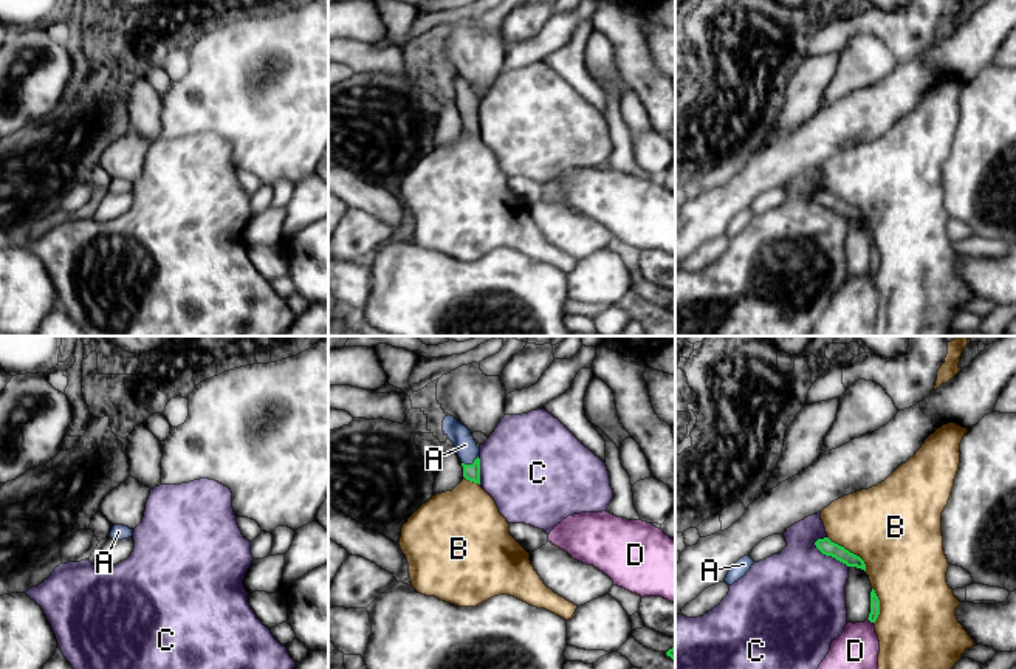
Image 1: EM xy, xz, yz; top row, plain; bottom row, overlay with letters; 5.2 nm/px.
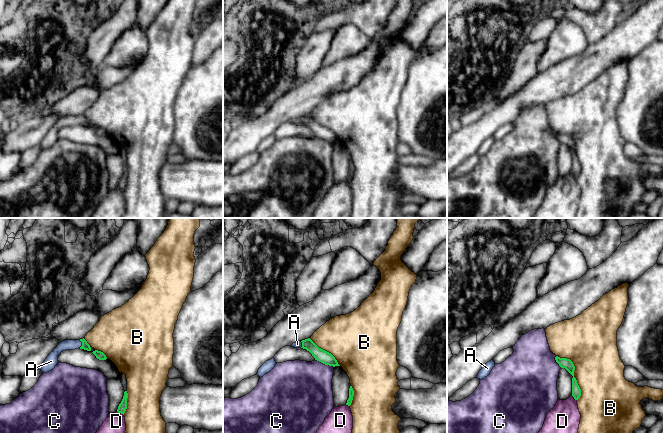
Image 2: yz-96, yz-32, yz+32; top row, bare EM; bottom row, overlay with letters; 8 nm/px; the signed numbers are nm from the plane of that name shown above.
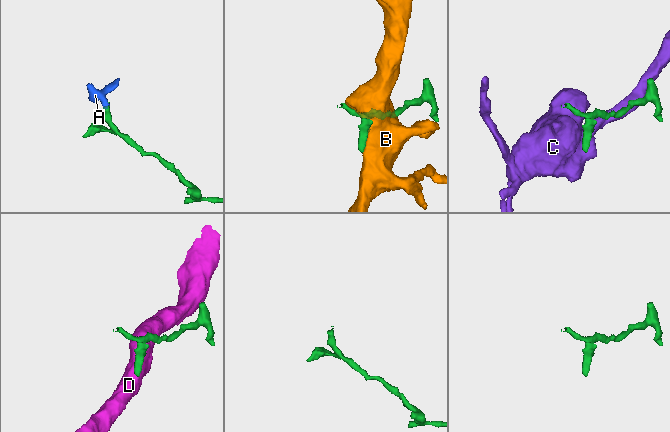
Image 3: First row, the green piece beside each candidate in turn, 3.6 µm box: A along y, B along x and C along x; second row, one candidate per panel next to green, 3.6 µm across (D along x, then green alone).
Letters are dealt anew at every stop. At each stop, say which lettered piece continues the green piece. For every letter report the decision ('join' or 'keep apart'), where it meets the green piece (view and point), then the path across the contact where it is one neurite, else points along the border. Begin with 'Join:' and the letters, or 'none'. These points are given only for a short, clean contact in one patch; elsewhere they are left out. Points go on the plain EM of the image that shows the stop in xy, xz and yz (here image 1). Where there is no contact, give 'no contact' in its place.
Join: A
A: join; meets green in xz at (470, 118); runs through xz (471, 126), (470, 118), (465, 98)
B: keep apart; meets green in yz at (849, 205)
C: keep apart; meets green in yz at (830, 208)
D: keep apart; meets green in yz at (871, 274)

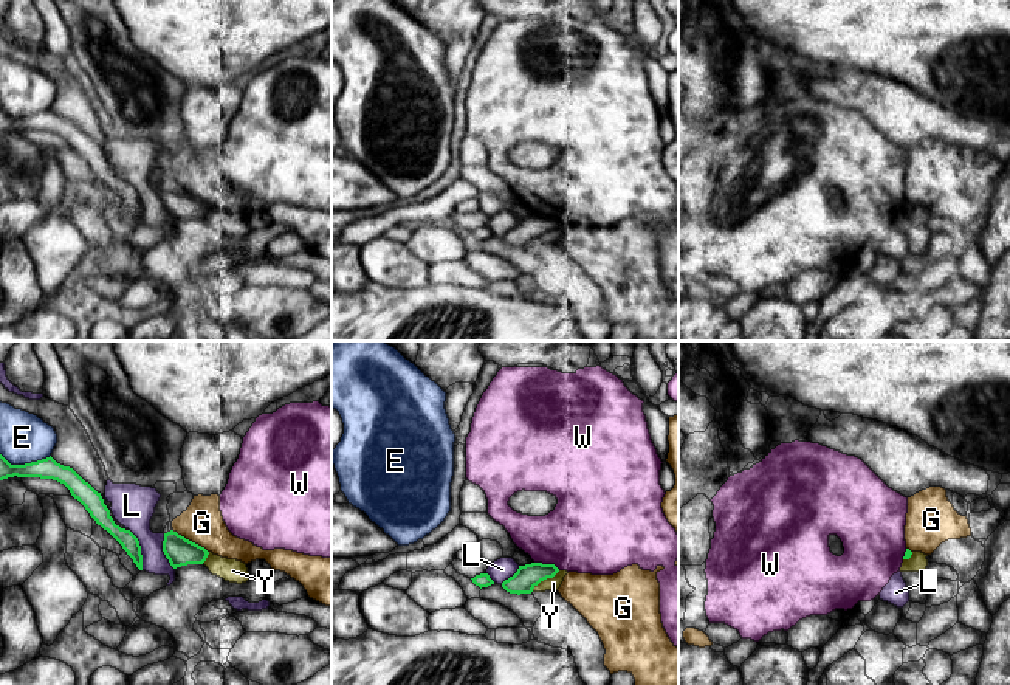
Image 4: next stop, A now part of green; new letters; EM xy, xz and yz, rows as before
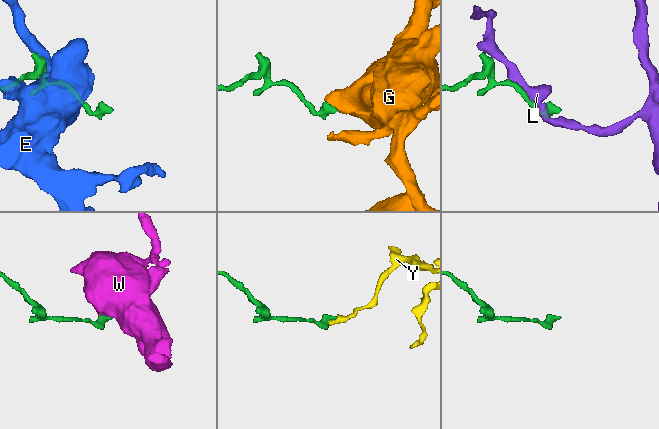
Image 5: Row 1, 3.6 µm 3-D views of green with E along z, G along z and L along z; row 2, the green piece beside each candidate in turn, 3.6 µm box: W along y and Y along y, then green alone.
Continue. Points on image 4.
Join: none
E: keep apart; meets green in xy at (25, 117); border along xy (0, 106), (11, 117), (30, 117), (50, 109)
G: keep apart; meets green in xy at (191, 194); border along xy (172, 183), (200, 197), (208, 205)
L: keep apart; meets green in xy at (140, 202)
W: keep apart; meets green in xz at (547, 217); border along xz (535, 214), (555, 217), (559, 222)
Y: keep apart; meets green in xz at (546, 231)

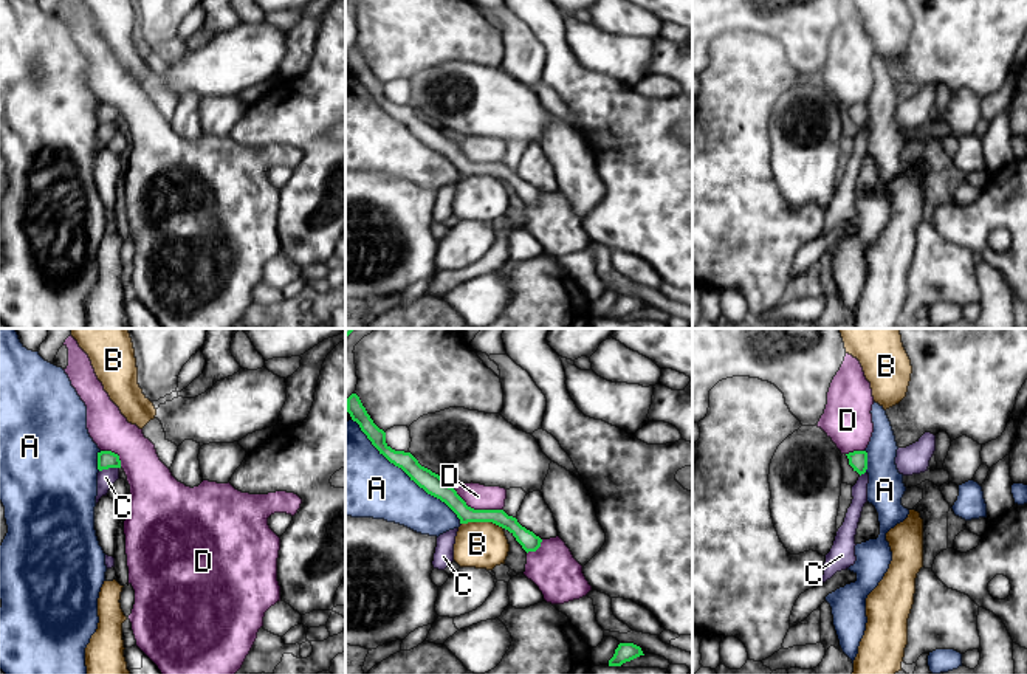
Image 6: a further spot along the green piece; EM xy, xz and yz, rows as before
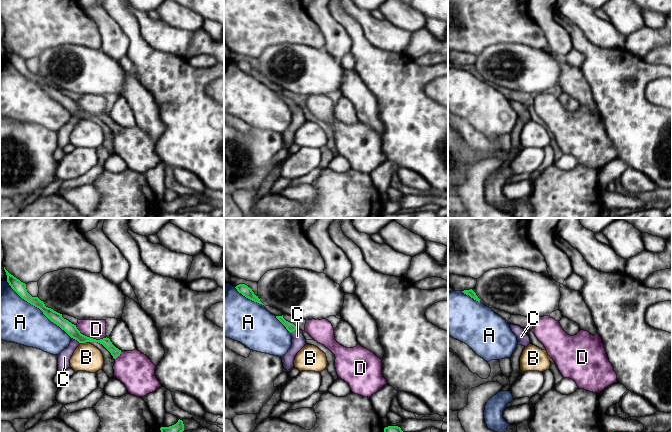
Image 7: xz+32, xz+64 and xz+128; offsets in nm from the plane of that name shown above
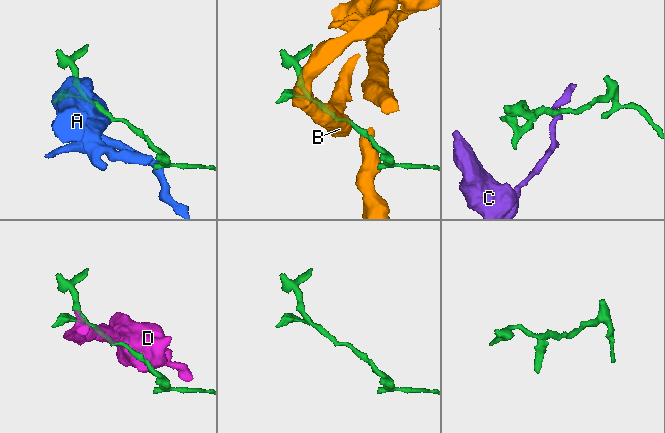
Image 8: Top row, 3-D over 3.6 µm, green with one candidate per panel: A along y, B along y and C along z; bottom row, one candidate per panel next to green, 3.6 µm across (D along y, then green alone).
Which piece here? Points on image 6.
Join: none
A: keep apart; meets green in xz at (406, 126)
B: keep apart; meets green in xz at (482, 174); border along xz (462, 175), (494, 175), (502, 182)
C: keep apart; meets green in xy at (109, 120); border along xy (118, 120), (99, 124)
D: keep apart; meets green in xz at (476, 163)

